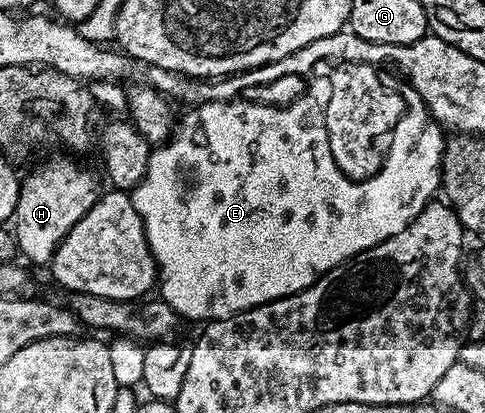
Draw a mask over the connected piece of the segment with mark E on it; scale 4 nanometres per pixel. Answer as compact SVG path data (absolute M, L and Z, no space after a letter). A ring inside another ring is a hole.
M405 86L402 94L406 117L404 122L400 123L392 147L392 159L388 159L388 167L384 167L384 172L357 186L340 181L340 175L336 174L336 167L332 167L332 159L328 159L328 147L324 147L324 127L321 127L320 115L316 115L316 107L311 107L308 103L298 101L296 107L292 107L292 111L287 111L282 105L267 107L264 103L248 103L250 101L232 99L228 103L198 103L191 109L185 110L188 112L185 113L184 120L181 123L179 120L175 124L167 142L157 146L149 154L142 181L130 192L132 205L138 213L141 225L144 226L148 249L152 253L153 261L156 262L158 291L160 287L159 298L174 308L177 316L183 318L185 315L188 319L200 319L199 321L225 319L227 315L234 315L238 311L249 311L251 307L306 289L332 267L337 267L339 263L344 263L350 257L394 237L394 233L408 227L413 217L435 196L432 194L441 190L446 135L443 135L445 132L441 124L432 118L427 105L415 89Z

